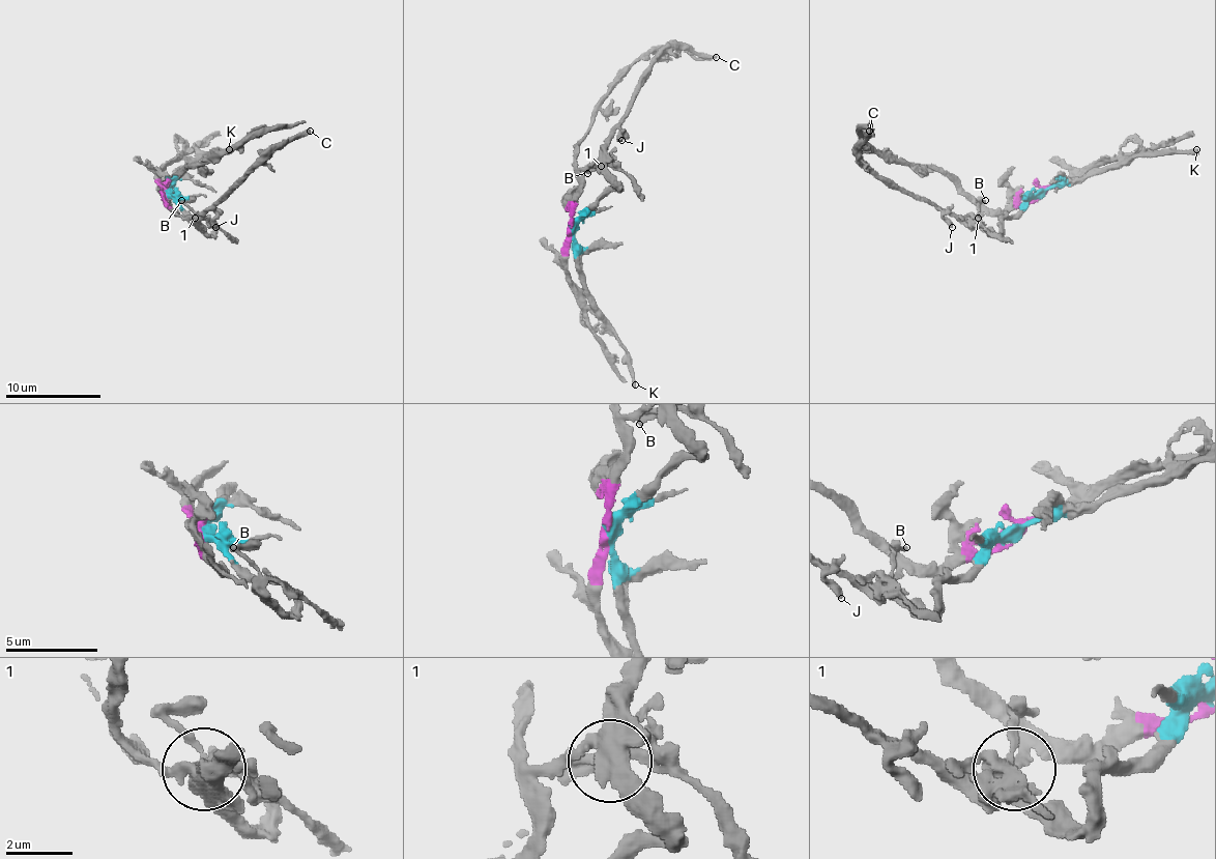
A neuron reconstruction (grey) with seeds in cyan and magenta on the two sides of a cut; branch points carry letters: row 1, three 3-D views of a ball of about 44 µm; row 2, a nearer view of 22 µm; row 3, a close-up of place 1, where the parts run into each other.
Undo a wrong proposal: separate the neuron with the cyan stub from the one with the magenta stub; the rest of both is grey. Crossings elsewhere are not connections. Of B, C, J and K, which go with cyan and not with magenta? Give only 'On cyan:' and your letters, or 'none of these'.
On cyan: B, C, J, K

